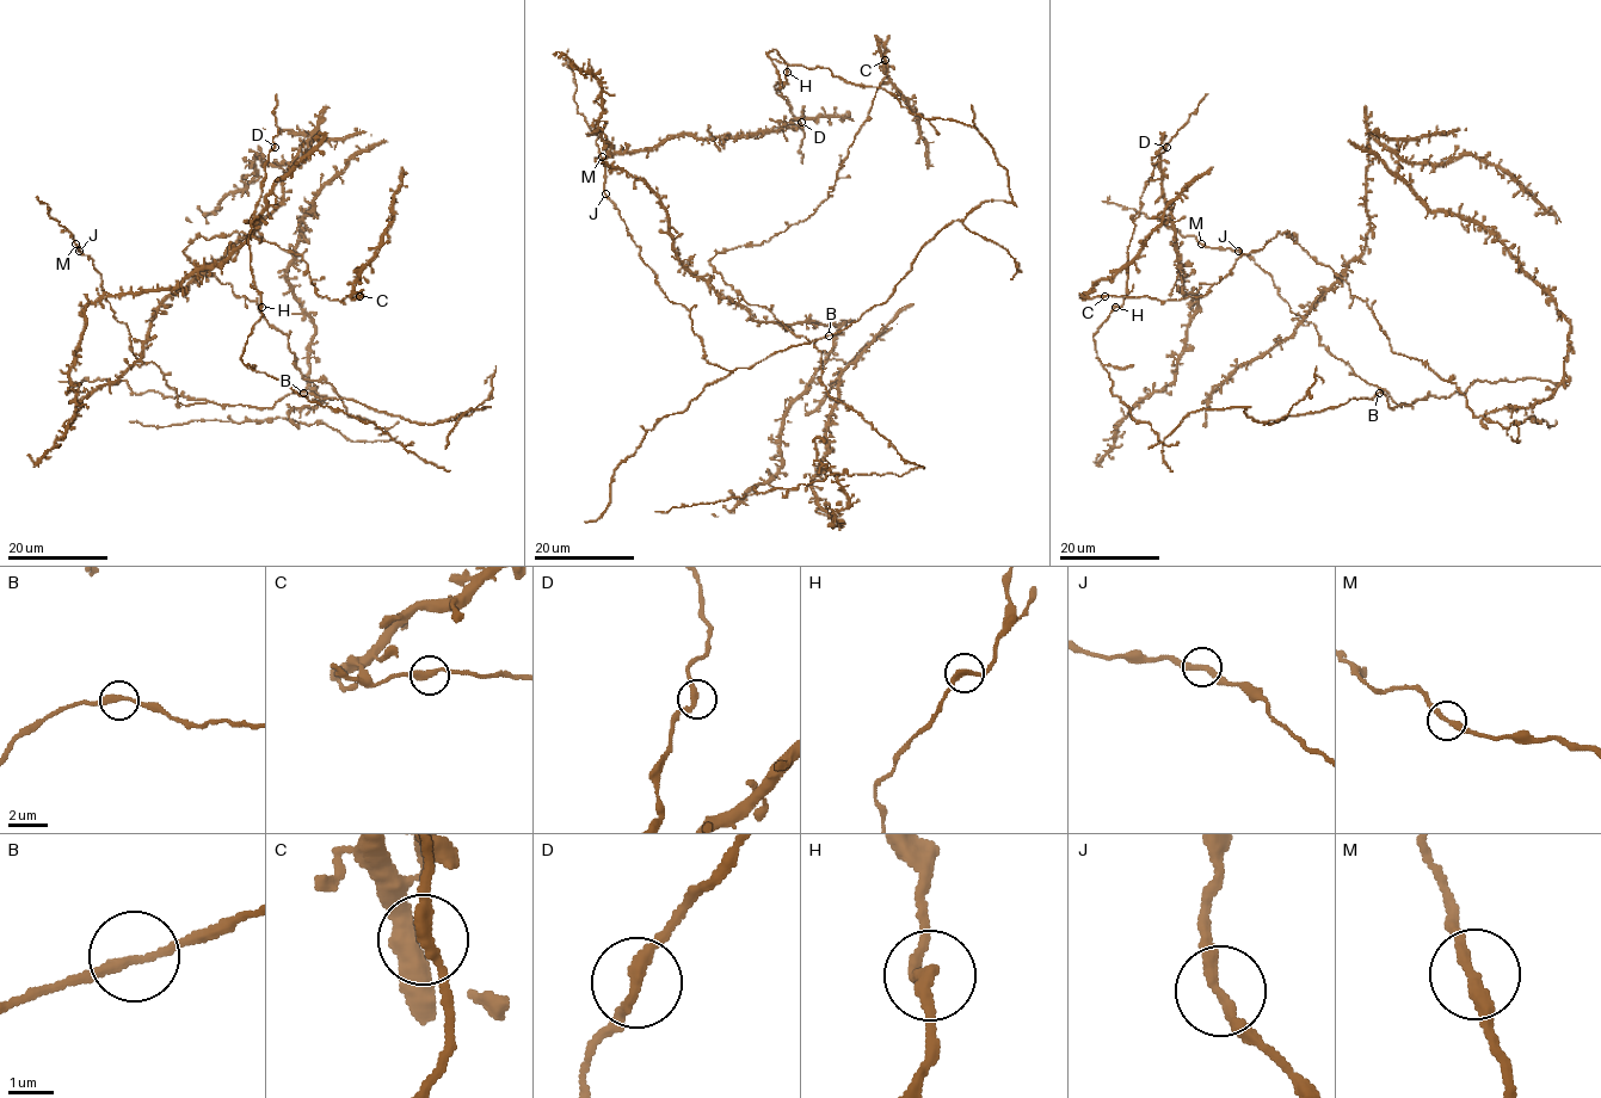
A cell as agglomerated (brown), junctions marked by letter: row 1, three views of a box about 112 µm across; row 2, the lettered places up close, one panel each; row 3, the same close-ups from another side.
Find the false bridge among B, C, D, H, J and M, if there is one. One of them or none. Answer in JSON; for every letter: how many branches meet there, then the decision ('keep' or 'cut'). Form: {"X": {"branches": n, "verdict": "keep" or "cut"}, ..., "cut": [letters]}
{"B": {"branches": 2, "verdict": "keep"}, "C": {"branches": 2, "verdict": "keep"}, "D": {"branches": 2, "verdict": "keep"}, "H": {"branches": 2, "verdict": "keep"}, "J": {"branches": 2, "verdict": "keep"}, "M": {"branches": 2, "verdict": "keep"}, "cut": []}

